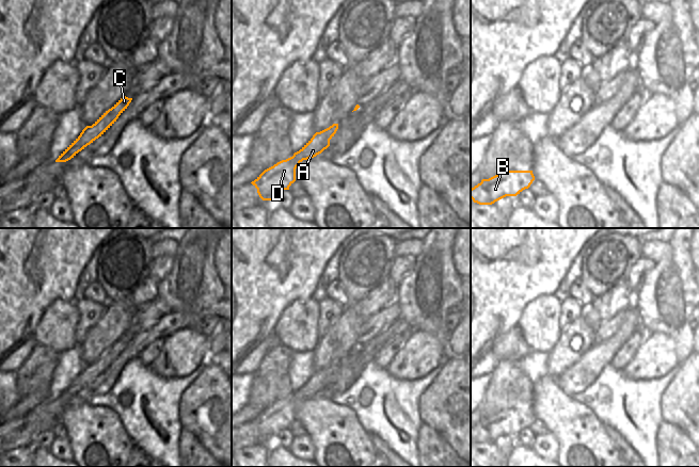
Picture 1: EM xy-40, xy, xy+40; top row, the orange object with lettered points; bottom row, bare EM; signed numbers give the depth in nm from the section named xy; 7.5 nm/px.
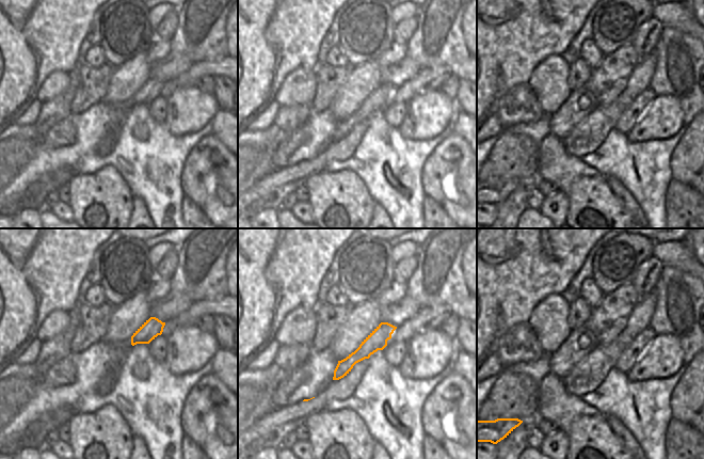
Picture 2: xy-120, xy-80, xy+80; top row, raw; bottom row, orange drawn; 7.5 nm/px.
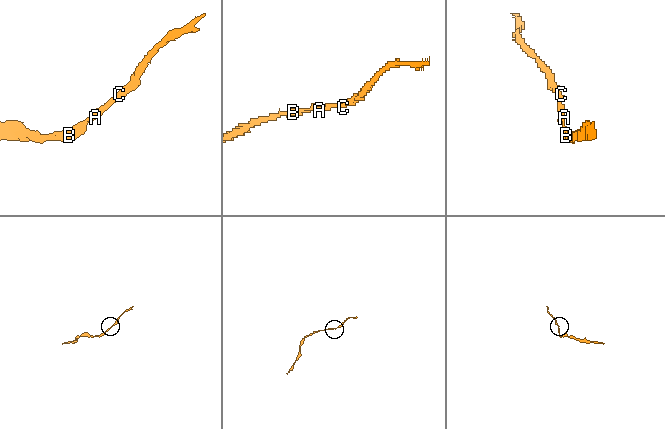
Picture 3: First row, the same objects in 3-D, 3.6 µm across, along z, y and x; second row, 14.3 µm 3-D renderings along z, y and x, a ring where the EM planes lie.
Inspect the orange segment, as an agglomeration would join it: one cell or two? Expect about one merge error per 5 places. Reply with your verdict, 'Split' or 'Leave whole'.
Leave whole

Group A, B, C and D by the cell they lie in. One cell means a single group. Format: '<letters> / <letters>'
A B C D

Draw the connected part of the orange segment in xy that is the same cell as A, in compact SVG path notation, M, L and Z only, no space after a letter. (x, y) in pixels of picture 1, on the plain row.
M338 363L316 371L313 376L292 396L282 399L265 408L251 422L257 428L263 439L272 439L280 431L289 429L296 420L296 407L303 400L314 397L330 385L330 379L338 368Z

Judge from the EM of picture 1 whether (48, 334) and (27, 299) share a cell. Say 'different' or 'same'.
different

